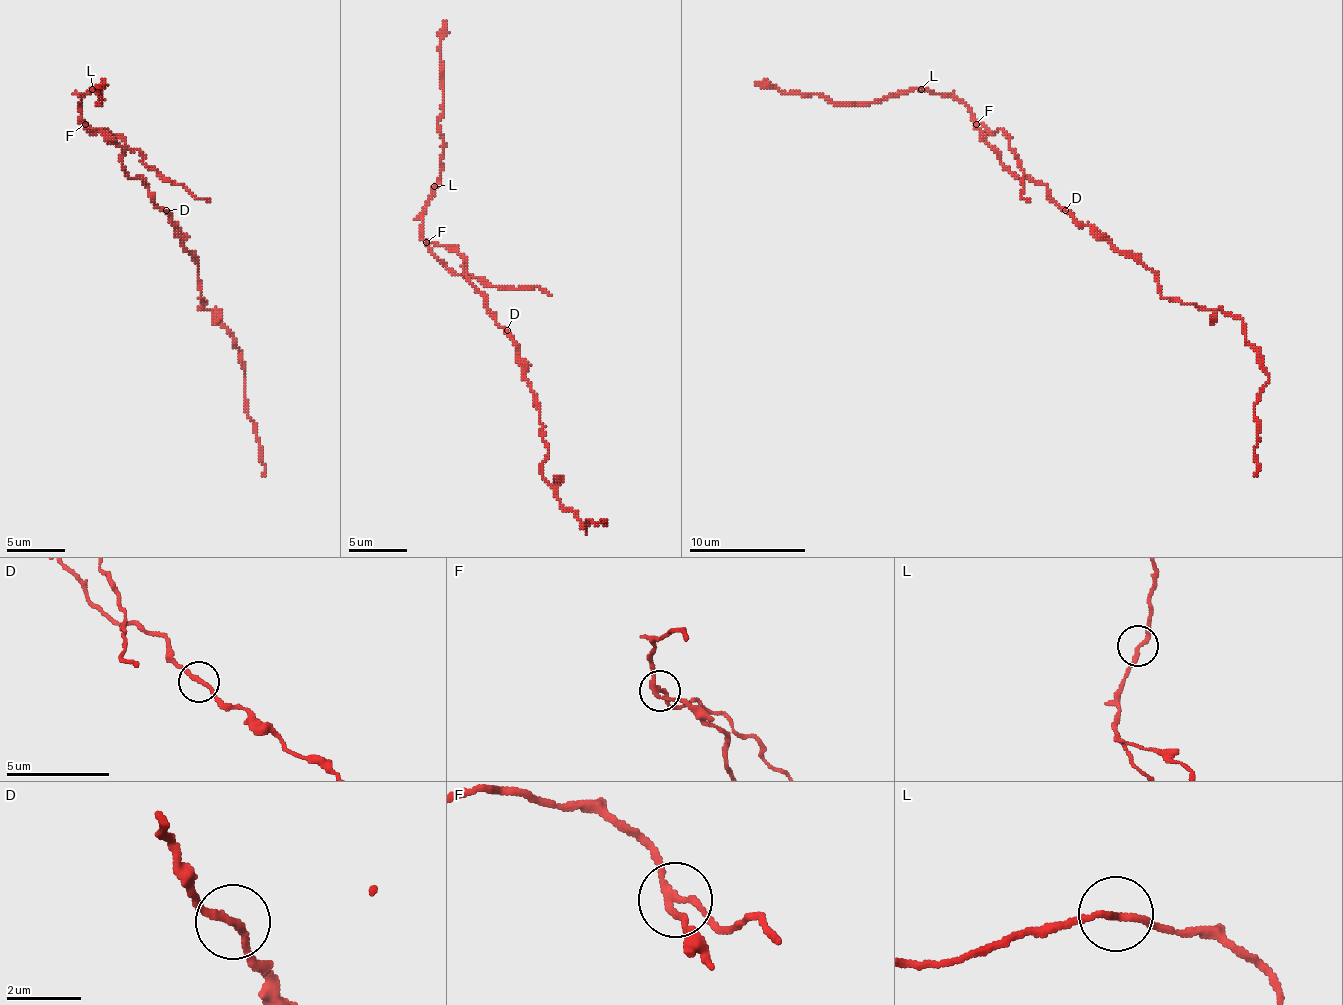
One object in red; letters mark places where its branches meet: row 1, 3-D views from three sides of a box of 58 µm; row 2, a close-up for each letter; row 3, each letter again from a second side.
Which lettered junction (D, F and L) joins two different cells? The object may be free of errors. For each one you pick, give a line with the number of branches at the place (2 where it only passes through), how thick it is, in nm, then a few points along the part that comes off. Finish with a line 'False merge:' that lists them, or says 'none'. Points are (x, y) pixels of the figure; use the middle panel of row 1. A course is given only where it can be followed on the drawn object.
F: Branches: 3. Thickness 180 nm. Course of the part to remove: (426, 242), (458, 275), (478, 278), (490, 286), (525, 289), (537, 286), (551, 295)
False merge: F

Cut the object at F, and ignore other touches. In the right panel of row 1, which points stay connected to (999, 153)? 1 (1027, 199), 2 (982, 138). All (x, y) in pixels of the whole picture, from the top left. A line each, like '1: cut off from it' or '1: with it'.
1: cut off from it
2: with it

